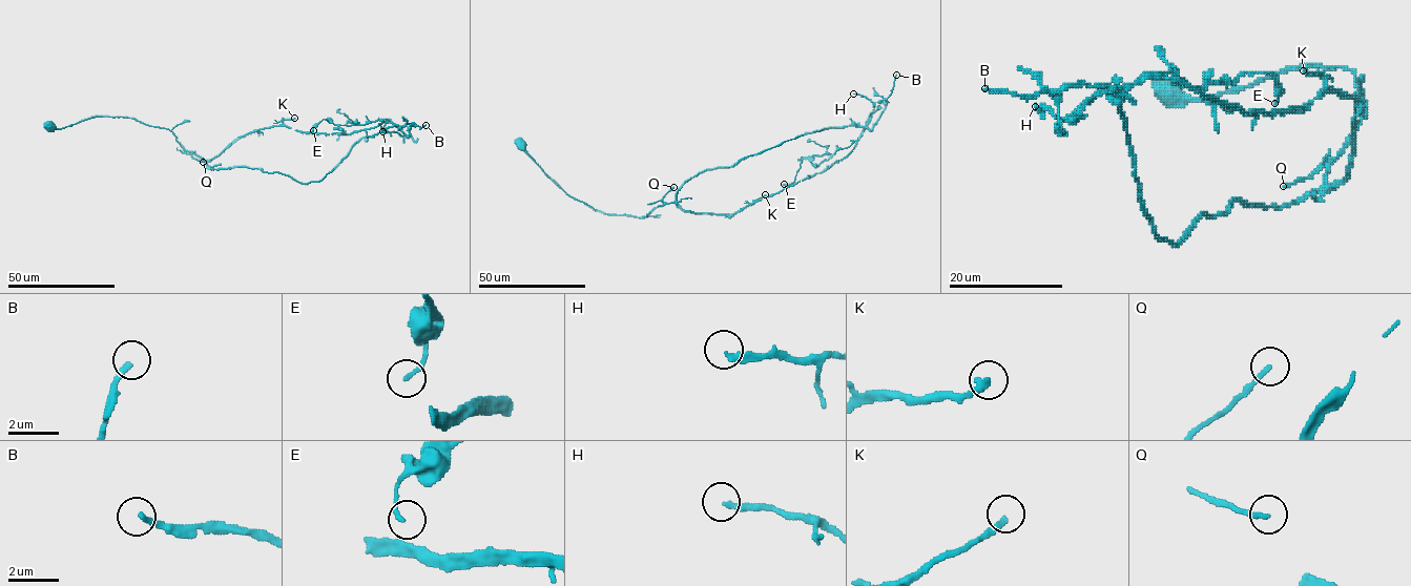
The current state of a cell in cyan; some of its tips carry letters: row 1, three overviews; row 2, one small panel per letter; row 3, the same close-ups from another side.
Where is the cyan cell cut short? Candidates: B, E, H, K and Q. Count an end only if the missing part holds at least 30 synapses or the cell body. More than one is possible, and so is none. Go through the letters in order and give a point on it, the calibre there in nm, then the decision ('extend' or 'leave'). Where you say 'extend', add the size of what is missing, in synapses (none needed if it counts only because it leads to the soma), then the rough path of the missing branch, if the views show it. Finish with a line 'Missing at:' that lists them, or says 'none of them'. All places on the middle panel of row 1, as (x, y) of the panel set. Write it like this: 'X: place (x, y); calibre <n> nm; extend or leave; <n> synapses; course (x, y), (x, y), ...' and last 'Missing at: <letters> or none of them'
B: place (896, 75); calibre 200 nm; extend; 180 synapses
E: place (784, 184); calibre 150 nm; leave
H: place (853, 93); calibre 240 nm; leave
K: place (765, 194); calibre 280 nm; leave
Q: place (673, 187); calibre 170 nm; leave
Missing at: B

